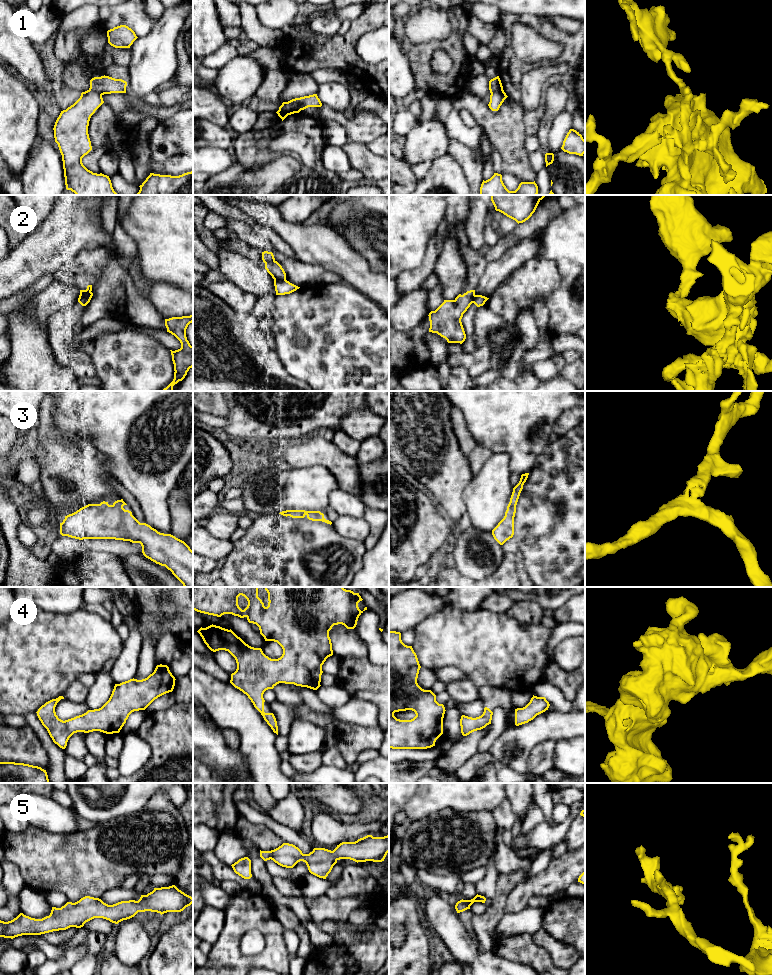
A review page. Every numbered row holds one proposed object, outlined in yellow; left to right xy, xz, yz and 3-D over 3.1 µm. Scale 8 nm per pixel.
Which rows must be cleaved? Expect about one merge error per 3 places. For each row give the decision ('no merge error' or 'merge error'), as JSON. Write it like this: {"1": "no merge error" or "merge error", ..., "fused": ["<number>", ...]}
{"1": "merge error", "2": "merge error", "3": "no merge error", "4": "no merge error", "5": "no merge error", "fused": ["1", "2"]}

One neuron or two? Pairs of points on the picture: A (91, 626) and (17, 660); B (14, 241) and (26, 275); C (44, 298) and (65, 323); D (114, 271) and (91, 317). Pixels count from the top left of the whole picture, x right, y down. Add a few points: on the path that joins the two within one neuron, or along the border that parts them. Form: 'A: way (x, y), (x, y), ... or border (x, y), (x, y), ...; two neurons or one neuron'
A: way (73, 644), (35, 655); one neuron
B: border (26, 236), (10, 250); two neurons
C: border (77, 300), (49, 318), (47, 333); two neurons
D: way (113, 282), (113, 292), (100, 306); one neuron

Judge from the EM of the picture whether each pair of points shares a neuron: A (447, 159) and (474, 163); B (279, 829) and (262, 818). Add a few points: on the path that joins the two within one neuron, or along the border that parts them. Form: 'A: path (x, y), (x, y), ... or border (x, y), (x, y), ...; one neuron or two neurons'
A: border (448, 152), (457, 161), (468, 182); two neurons
B: path (275, 827), (266, 820); one neuron

